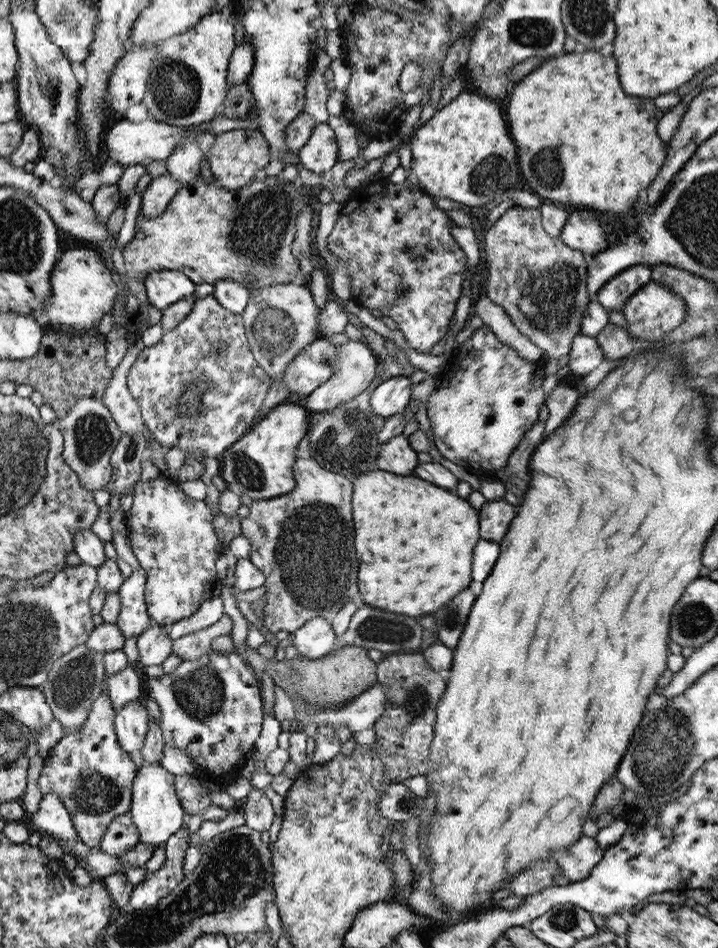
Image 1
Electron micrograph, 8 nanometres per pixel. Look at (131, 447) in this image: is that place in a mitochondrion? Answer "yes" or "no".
yes

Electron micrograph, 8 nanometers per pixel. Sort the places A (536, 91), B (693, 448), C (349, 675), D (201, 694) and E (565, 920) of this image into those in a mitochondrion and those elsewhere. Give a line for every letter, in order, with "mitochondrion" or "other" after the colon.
A: other
B: other
C: other
D: mitochondrion
E: mitochondrion

